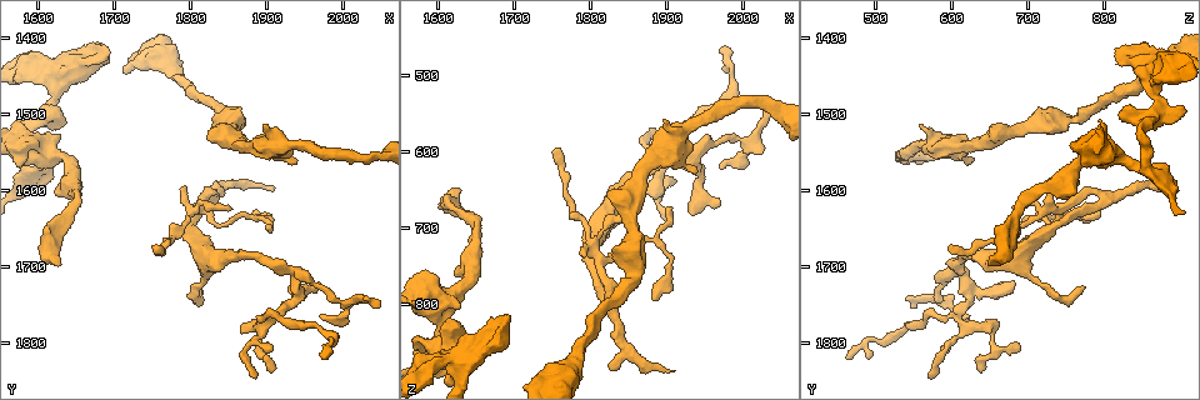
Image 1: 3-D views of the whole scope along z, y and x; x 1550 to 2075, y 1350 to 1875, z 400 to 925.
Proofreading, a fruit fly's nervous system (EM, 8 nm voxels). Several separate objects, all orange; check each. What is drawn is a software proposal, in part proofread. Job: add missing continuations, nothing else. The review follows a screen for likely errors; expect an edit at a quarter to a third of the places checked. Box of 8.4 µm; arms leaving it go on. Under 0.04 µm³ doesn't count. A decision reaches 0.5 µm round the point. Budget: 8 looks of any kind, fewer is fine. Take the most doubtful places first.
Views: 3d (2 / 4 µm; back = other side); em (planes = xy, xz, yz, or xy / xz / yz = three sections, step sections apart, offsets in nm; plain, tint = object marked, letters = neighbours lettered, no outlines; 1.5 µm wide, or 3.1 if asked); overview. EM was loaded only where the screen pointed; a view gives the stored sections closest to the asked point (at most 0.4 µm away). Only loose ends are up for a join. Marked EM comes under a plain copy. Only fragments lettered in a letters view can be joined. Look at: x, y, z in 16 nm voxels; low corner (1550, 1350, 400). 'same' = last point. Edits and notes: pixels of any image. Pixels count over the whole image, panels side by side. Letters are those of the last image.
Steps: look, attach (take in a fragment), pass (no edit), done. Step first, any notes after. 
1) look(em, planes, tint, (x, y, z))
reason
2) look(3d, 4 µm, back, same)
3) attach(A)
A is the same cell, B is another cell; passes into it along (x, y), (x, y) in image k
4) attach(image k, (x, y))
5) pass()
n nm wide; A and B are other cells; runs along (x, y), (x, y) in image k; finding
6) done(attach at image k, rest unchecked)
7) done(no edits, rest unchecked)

look(3d, 4 µm, (1625, 1700, 650))
free end

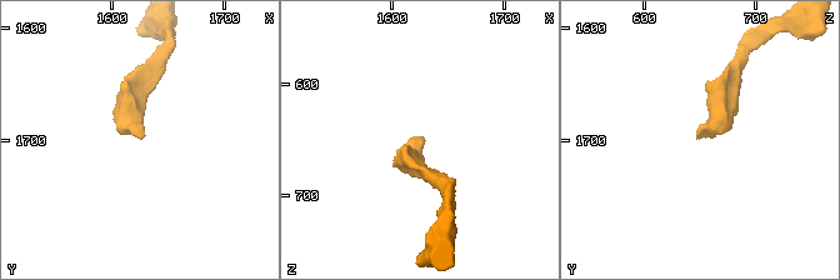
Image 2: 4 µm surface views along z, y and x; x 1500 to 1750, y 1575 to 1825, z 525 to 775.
look(em, xy, step 8, letters, (1624, 1700, 648))

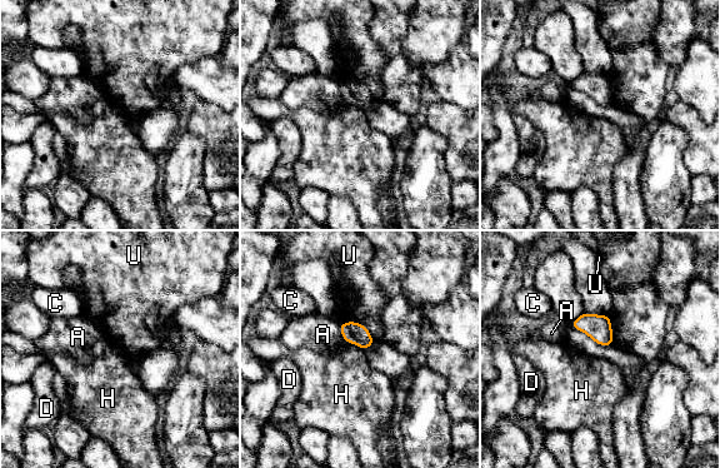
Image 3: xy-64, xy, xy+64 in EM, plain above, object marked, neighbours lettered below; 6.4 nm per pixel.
pass()
140 nm wide; U touches over 260 nm; A, C, D, H and U are other cells; no lettered fragment goes on from it

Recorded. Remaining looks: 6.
look(em, planes, letters, (1935, 1560, 625))
free end

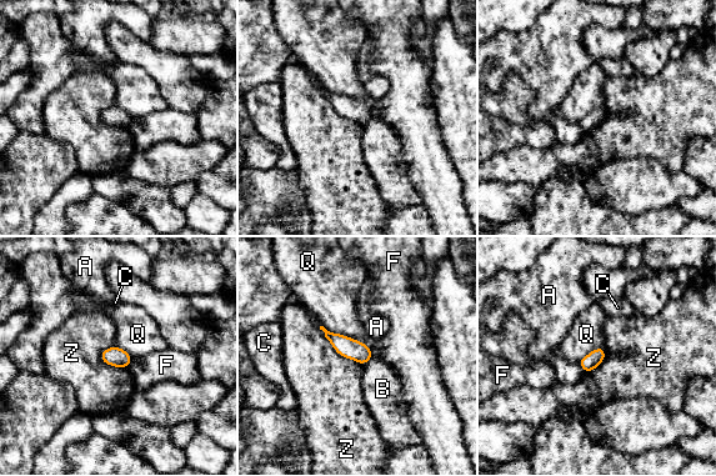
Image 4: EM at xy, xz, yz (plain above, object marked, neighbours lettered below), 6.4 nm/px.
pass()
A, B, C, F, Q and Z are other cells; border along (319, 326), (339, 354), (362, 365) in image 4; none of them fits

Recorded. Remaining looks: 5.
look(em, planes, tint, (1875, 1775, 650))
free end

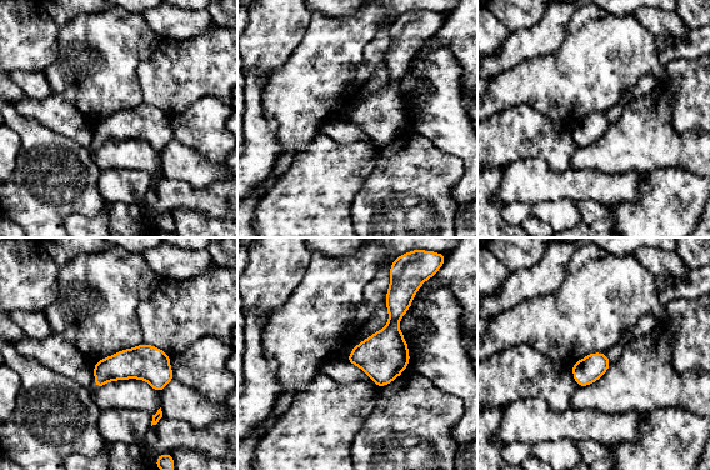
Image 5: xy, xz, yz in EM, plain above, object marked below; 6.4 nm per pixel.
look(em, planes, letters, same)

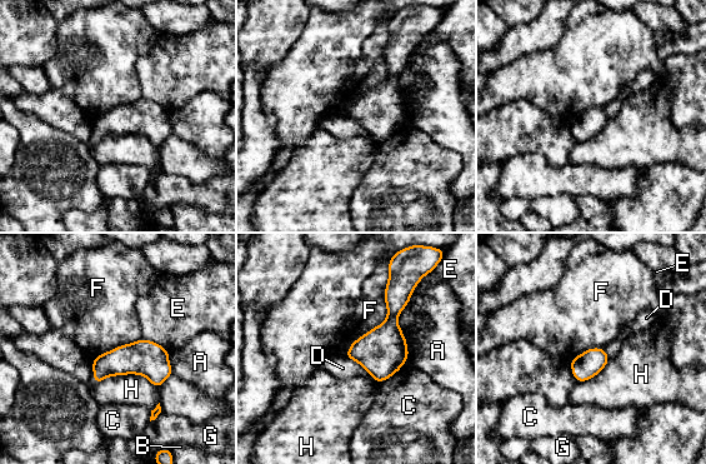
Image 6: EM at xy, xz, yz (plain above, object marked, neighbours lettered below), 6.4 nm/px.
pass()
F touches over 600 nm; A, B, C, D, E, F, G and H are other cells; border along (389, 273), (386, 318), (344, 355) in image 6; no lettered fragment goes on from it

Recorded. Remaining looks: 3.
look(em, planes, letters, (1910, 1600, 885))
an open end

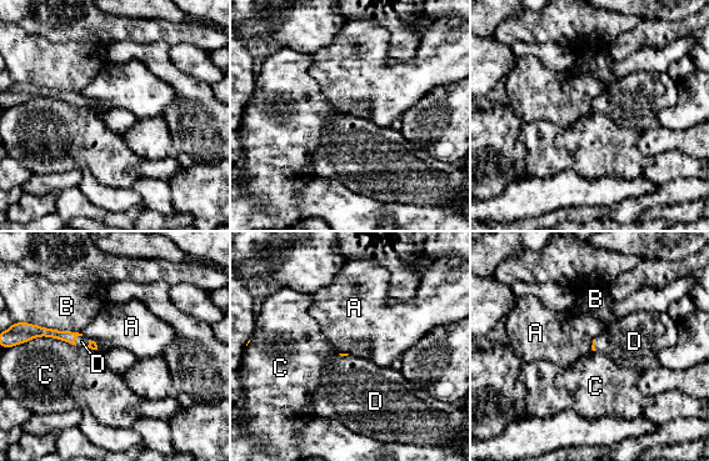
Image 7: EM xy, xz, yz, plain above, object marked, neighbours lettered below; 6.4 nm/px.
attach(D)
D is the same cell, A, B and C are other cells; passes into it along (68, 336), (75, 339), (81, 341) in image 7; the neuron continues

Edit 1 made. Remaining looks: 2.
done(attach at image 7, rest unchecked)

